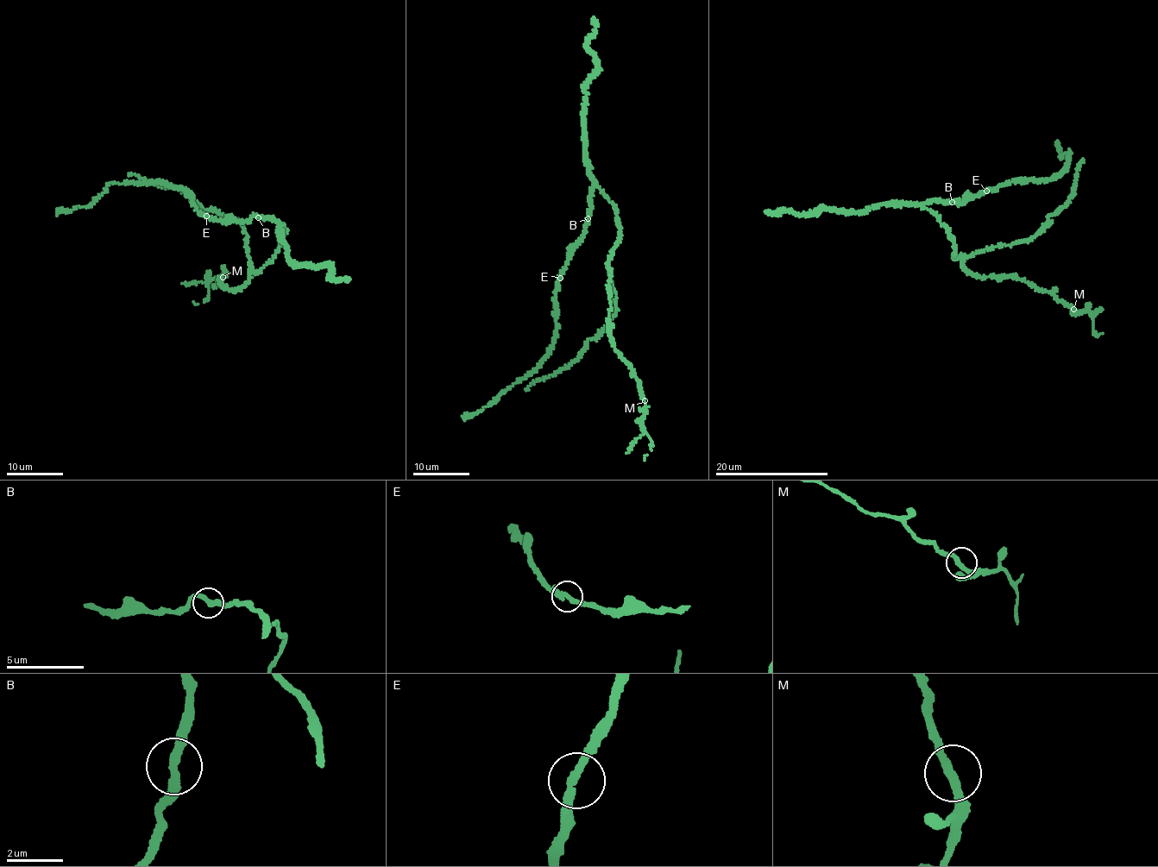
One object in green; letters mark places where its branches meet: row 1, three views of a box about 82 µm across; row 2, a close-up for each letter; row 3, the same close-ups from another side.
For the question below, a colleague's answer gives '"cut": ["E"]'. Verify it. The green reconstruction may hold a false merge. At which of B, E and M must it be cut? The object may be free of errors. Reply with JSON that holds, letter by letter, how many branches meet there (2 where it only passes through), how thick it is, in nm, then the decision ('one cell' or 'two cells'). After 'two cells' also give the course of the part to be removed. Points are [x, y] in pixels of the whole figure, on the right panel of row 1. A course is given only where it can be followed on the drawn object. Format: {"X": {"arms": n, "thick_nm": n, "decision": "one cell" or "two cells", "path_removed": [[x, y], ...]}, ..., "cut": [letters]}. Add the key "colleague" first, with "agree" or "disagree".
{"colleague": "disagree", "B": {"arms": 2, "thick_nm": 320, "decision": "one cell"}, "E": {"arms": 2, "thick_nm": 300, "decision": "one cell"}, "M": {"arms": 2, "thick_nm": 280, "decision": "one cell"}, "cut": []}

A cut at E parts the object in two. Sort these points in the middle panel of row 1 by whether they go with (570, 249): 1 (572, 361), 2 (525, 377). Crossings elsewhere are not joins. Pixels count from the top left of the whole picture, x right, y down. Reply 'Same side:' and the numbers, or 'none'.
Same side: 1

